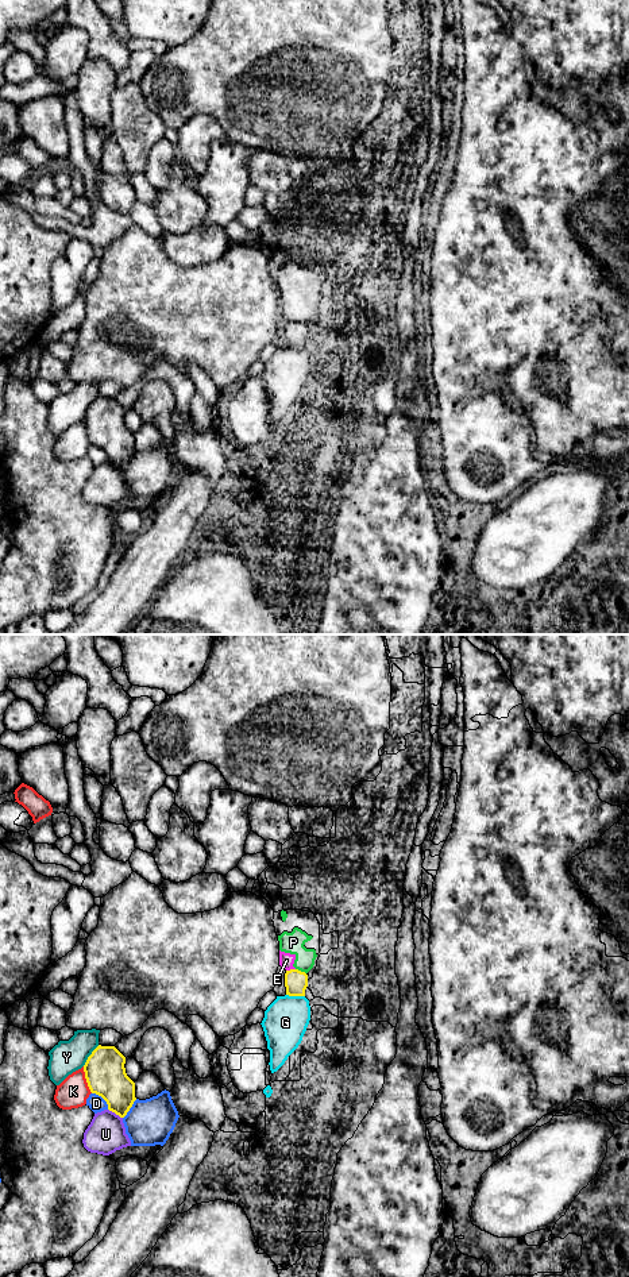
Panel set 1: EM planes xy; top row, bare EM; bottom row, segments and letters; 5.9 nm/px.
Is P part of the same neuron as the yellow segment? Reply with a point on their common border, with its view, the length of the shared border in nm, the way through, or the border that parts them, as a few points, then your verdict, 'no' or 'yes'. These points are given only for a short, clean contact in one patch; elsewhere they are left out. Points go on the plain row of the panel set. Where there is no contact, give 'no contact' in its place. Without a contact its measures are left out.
meets yellow in xy at (300, 323); contact 70 nm long; border along xy (296, 320), (305, 325); no

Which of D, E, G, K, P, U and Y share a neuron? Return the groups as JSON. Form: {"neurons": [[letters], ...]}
{"neurons": [["D"], ["E", "P"], ["G"], ["K"], ["U"], ["Y"]]}

